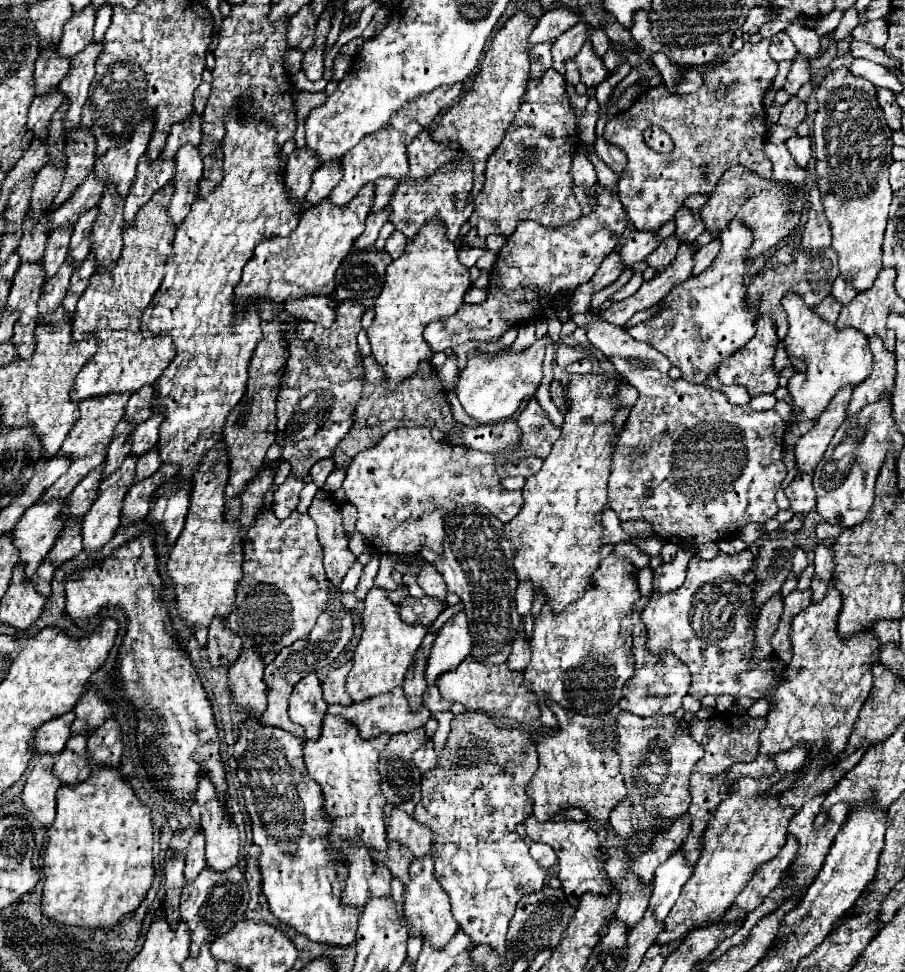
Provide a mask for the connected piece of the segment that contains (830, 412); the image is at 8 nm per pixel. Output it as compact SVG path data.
M841 389L841 393L837 393L837 397L833 397L833 401L829 403L829 409L825 409L825 413L821 413L821 417L815 421L813 429L799 437L799 441L795 443L795 463L801 473L813 473L813 469L821 461L833 433L845 421L851 391L853 389Z

